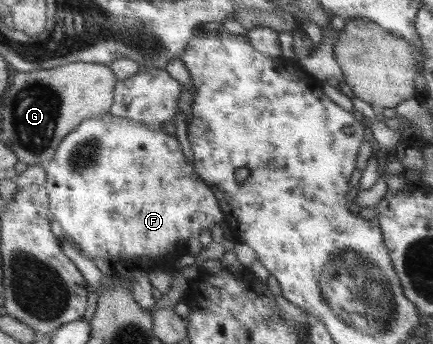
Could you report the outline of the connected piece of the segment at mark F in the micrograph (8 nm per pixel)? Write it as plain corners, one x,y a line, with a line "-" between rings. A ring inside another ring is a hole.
108,114
86,119
62,139
44,168
44,187
53,221
58,221
71,242
78,243
81,255
88,259
109,259
123,273
127,270
120,269
121,264
130,259
144,256
161,259
172,251
184,251
190,237
200,237
204,229
211,231
215,223
224,225
217,199
184,157
172,130
154,130
148,125
112,118

